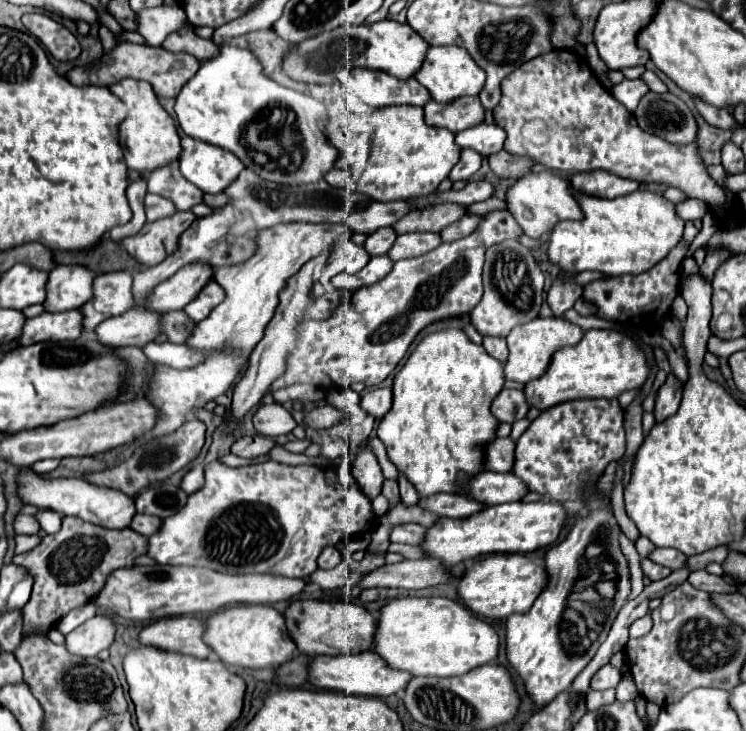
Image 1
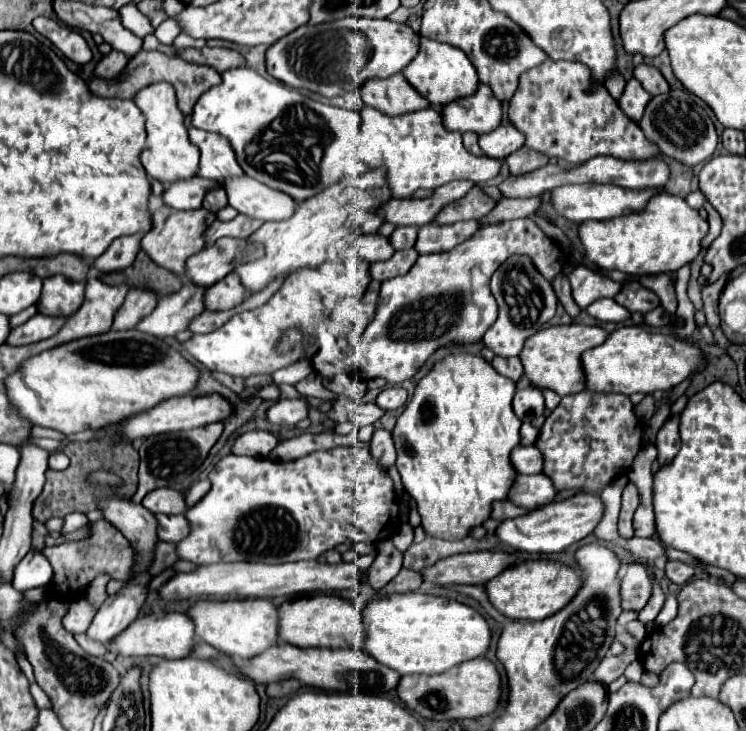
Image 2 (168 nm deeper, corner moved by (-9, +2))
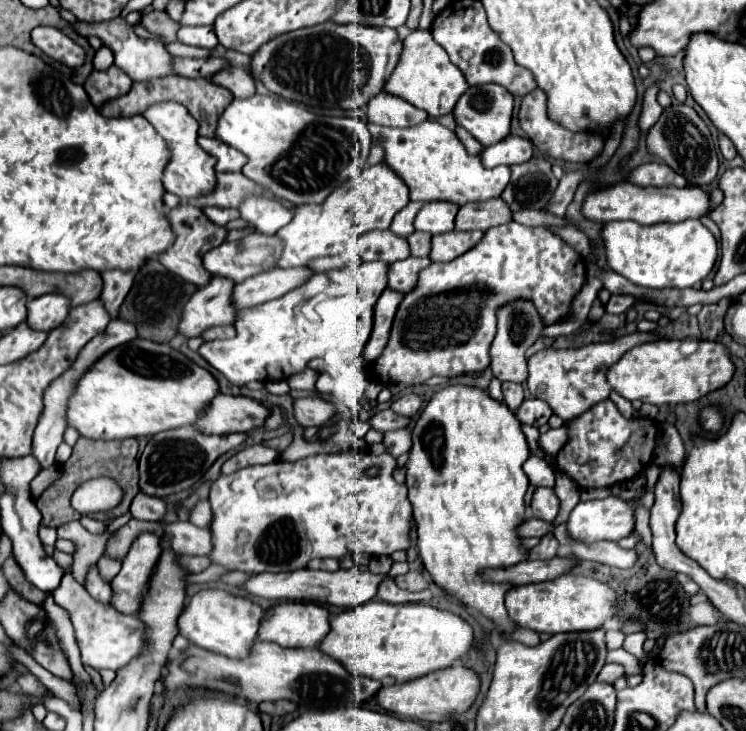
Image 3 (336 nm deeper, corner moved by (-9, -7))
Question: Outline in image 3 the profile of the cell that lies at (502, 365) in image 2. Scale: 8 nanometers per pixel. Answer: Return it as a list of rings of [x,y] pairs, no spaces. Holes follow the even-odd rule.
[[[502,382],[502,392],[504,392],[504,402],[506,402],[506,406],[510,406],[512,410],[516,410],[518,404],[522,404],[522,400],[524,400],[522,384]]]

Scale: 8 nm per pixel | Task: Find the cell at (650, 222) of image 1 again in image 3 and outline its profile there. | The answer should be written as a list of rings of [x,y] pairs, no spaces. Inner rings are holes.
[[[698,220],[660,222],[654,226],[640,226],[636,222],[608,222],[602,228],[600,236],[604,242],[606,262],[608,262],[610,270],[624,276],[632,284],[646,286],[646,288],[690,288],[690,286],[696,286],[710,274],[710,270],[718,258],[716,238]]]

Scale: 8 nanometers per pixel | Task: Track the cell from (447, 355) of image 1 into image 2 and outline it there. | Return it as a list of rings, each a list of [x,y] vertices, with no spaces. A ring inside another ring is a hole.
[[[468,353],[442,359],[418,383],[412,401],[398,417],[392,435],[398,451],[396,467],[402,475],[404,489],[416,501],[422,527],[428,537],[460,541],[490,517],[494,501],[508,499],[508,491],[518,475],[510,461],[510,453],[516,445],[520,445],[522,425],[522,421],[512,411],[514,391],[516,383],[512,379],[498,375],[494,367],[480,355]]]

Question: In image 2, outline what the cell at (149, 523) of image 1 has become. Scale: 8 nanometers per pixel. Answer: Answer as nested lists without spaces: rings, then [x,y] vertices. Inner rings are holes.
[[[158,515],[156,517],[160,527],[158,527],[158,537],[160,541],[172,541],[178,543],[190,533],[190,523],[186,521],[186,515]]]

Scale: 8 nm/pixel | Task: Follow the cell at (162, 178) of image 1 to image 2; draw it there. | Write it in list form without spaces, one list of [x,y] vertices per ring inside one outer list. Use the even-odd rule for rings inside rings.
[[[222,187],[208,191],[206,197],[204,197],[204,209],[212,211],[212,213],[220,211],[220,209],[226,207],[226,205],[228,205],[228,199],[226,199],[226,191],[224,191]]]

